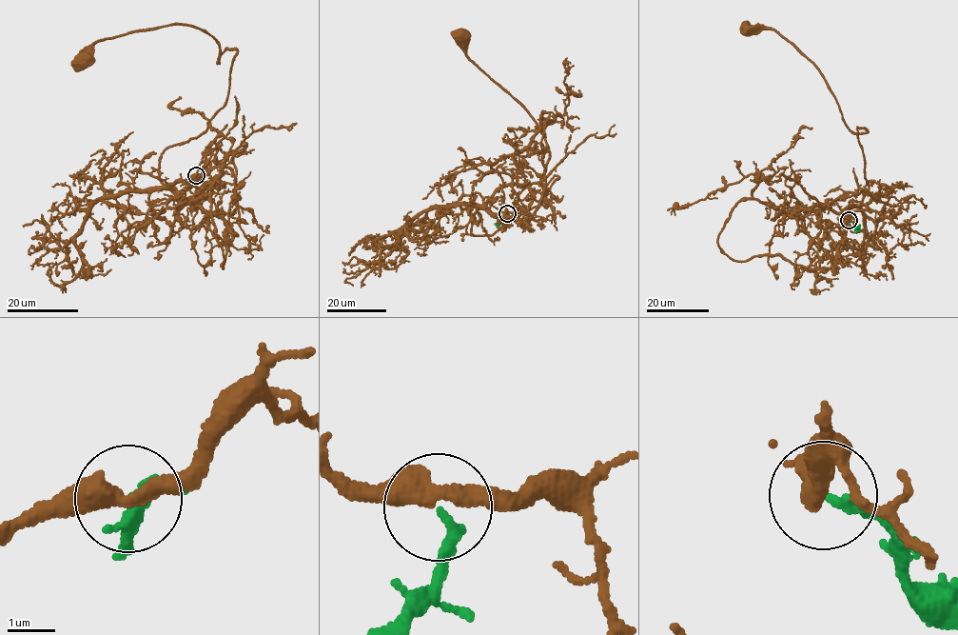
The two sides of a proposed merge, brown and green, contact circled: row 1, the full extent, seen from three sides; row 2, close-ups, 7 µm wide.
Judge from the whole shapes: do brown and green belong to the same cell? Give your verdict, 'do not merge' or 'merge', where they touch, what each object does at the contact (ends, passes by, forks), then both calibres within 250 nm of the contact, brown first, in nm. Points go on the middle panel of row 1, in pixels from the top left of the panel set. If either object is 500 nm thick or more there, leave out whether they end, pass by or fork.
merge; at (507, 213); brown passes by; green ends there; 400 nm thick on the brown side, 200 nm on the other

